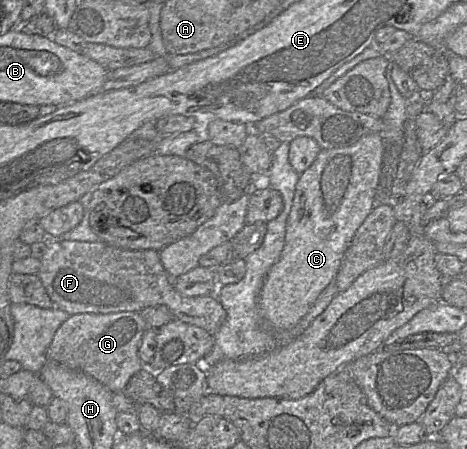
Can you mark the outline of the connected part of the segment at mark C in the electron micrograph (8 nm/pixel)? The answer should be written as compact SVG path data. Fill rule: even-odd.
M367 134L350 146L322 149L311 166L299 175L286 222L283 250L267 273L258 297L260 312L274 328L287 330L294 327L308 312L320 293L335 279L355 232L376 204L384 154L383 135Z

